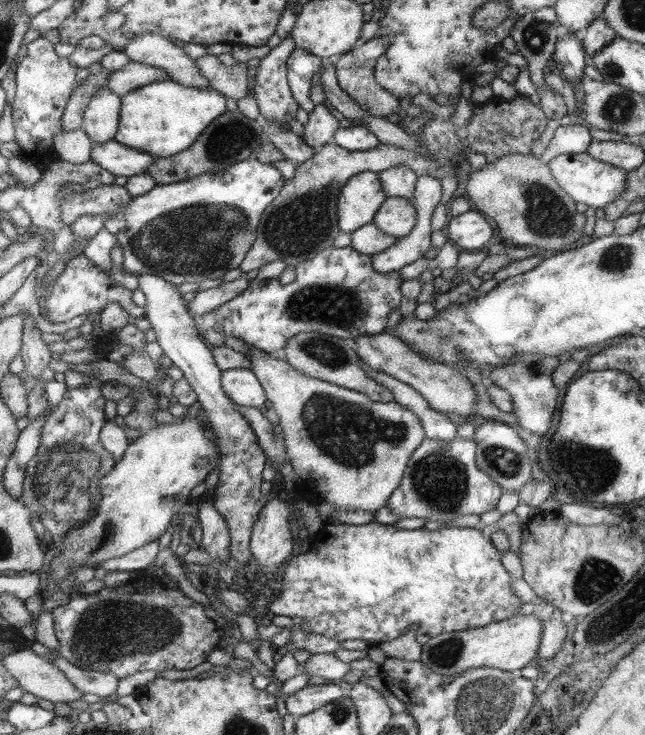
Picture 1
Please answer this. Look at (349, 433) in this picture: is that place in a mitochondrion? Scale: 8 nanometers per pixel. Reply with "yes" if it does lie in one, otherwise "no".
yes

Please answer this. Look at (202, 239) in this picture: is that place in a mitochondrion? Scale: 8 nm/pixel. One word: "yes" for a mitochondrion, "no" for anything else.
yes

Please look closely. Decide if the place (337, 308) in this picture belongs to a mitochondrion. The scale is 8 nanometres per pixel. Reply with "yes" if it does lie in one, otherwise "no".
yes

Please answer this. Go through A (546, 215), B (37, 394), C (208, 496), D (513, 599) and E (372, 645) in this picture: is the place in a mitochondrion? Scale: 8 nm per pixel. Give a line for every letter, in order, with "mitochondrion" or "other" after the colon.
A: mitochondrion
B: other
C: other
D: other
E: other

